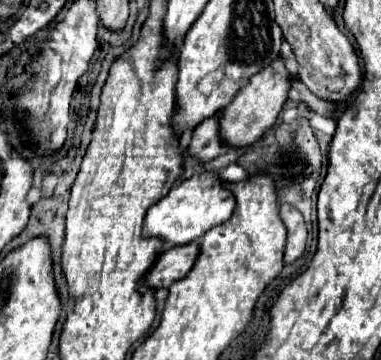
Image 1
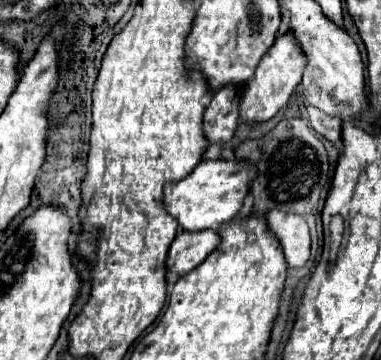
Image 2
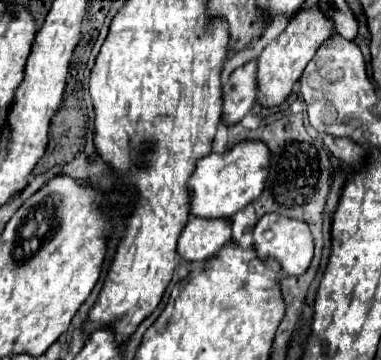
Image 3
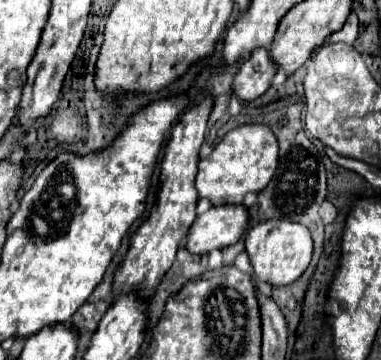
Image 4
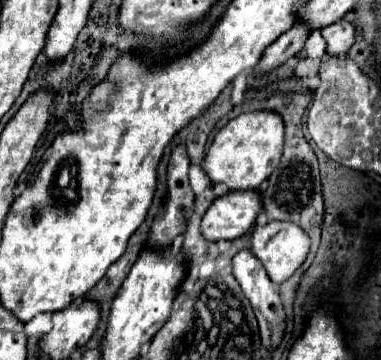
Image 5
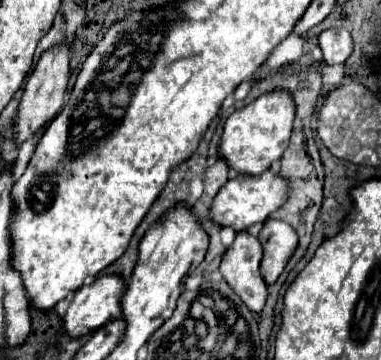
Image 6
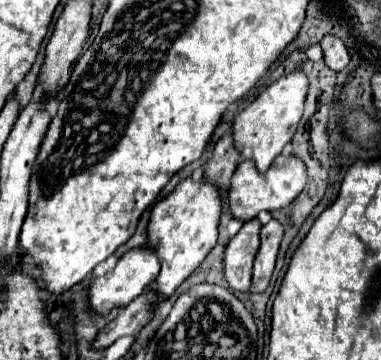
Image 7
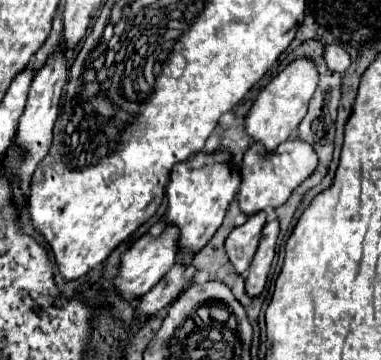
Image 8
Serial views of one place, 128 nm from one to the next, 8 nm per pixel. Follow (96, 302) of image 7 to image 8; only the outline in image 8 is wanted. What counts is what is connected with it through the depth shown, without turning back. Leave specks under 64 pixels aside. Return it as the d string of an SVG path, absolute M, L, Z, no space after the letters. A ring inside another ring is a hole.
M164 228L158 236L142 234L130 250L122 256L122 264L116 276L116 290L122 294L122 298L132 300L142 294L146 294L150 288L158 284L158 280L164 278L164 274L176 264L176 228Z

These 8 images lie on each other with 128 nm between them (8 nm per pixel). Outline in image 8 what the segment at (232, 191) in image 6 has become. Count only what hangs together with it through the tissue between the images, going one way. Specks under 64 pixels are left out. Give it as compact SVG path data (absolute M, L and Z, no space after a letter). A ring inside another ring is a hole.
M290 138L284 144L280 144L276 148L276 152L264 152L264 148L260 148L260 144L252 144L240 164L240 176L242 176L242 184L238 190L238 202L240 208L246 216L252 216L268 206L278 208L282 206L288 196L292 194L292 190L306 180L314 168L318 166L318 156L312 148L312 144L300 140L300 138Z

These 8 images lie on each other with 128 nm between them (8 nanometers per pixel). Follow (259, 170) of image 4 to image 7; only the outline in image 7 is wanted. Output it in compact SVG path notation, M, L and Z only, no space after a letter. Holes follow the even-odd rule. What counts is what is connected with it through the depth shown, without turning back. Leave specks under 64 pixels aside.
M290 72L270 84L246 110L242 110L234 120L234 144L242 156L252 158L256 168L264 172L272 160L282 152L286 142L292 140L298 122L304 112L304 100L308 94L308 76L304 72Z

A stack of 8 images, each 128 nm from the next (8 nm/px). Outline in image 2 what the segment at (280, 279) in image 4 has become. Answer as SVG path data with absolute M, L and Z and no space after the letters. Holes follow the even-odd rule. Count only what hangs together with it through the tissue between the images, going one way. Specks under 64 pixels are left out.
M272 210L266 214L270 232L278 238L290 268L302 268L310 258L310 230L302 216Z

